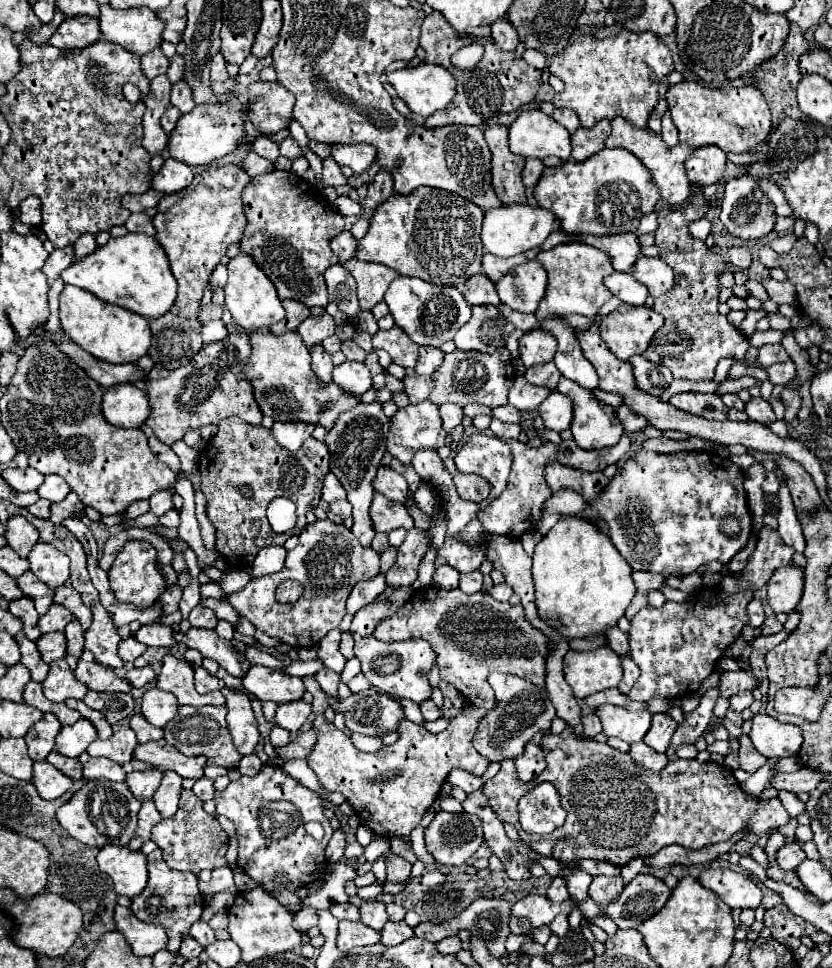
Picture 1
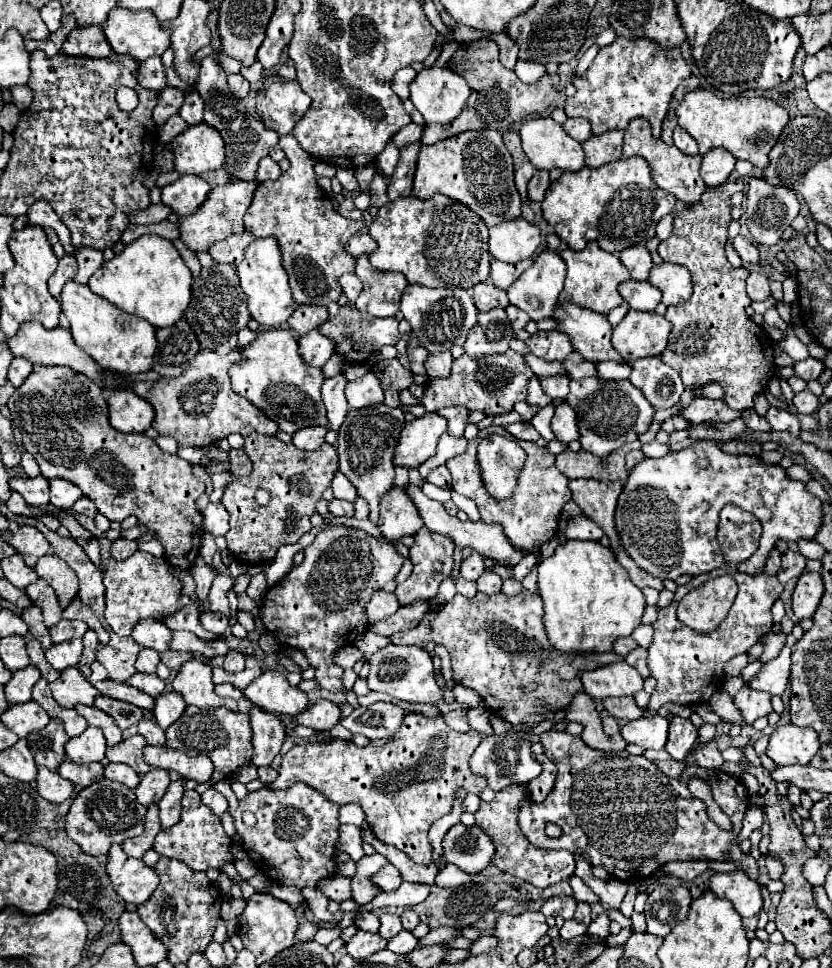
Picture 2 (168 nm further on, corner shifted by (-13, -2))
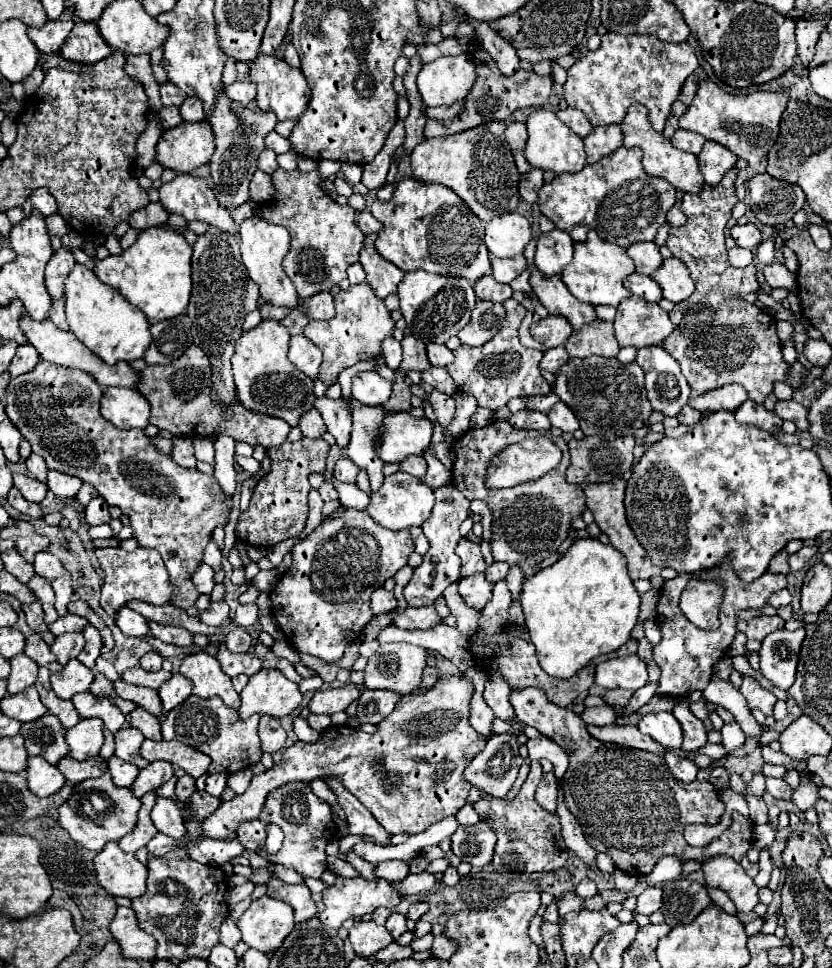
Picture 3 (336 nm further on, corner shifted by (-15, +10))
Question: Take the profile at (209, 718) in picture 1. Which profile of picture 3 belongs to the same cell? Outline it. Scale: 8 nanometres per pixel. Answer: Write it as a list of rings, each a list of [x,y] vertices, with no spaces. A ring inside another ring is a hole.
[[[190,695],[182,705],[174,707],[166,719],[162,721],[162,737],[164,741],[176,739],[186,745],[192,745],[194,749],[206,753],[212,763],[208,767],[208,773],[224,773],[232,775],[240,769],[248,769],[250,765],[260,761],[262,749],[258,739],[258,719],[260,715],[252,715],[248,719],[240,719],[238,711],[232,707],[226,707],[220,697],[202,699],[196,695]]]

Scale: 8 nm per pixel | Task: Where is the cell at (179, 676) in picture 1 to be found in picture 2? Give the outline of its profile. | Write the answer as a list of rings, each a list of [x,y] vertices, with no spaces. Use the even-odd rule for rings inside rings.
[[[188,661],[182,665],[180,673],[174,677],[172,687],[176,693],[184,697],[188,705],[196,707],[226,707],[230,711],[236,711],[236,701],[234,699],[224,699],[214,693],[214,683],[212,683],[212,669],[210,665],[202,661]]]

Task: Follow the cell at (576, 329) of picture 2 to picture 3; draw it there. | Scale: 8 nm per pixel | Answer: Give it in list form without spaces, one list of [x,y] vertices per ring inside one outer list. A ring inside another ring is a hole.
[[[532,267],[532,277],[530,277],[532,293],[538,297],[538,301],[548,309],[550,315],[560,315],[570,321],[570,325],[578,331],[582,325],[588,325],[598,319],[596,311],[592,305],[578,301],[568,287],[562,283],[558,275],[552,279],[544,279],[540,271]]]

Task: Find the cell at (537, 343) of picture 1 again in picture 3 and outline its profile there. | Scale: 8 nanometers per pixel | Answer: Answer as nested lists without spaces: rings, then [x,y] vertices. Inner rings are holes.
[[[548,315],[546,319],[540,319],[538,323],[532,323],[530,333],[542,345],[558,347],[558,345],[564,345],[566,339],[572,335],[572,325],[564,317]]]

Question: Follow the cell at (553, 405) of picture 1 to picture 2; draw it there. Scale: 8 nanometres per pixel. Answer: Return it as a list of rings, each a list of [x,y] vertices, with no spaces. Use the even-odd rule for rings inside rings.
[[[566,401],[556,407],[556,413],[552,417],[552,431],[554,431],[556,439],[562,443],[570,443],[580,437],[578,425],[576,425],[576,413]]]

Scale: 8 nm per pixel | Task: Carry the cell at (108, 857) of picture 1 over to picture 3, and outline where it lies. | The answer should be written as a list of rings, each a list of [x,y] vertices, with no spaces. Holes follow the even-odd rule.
[[[116,841],[106,847],[94,859],[96,877],[100,887],[116,897],[140,897],[146,893],[148,867],[136,859],[134,853],[124,853]]]

